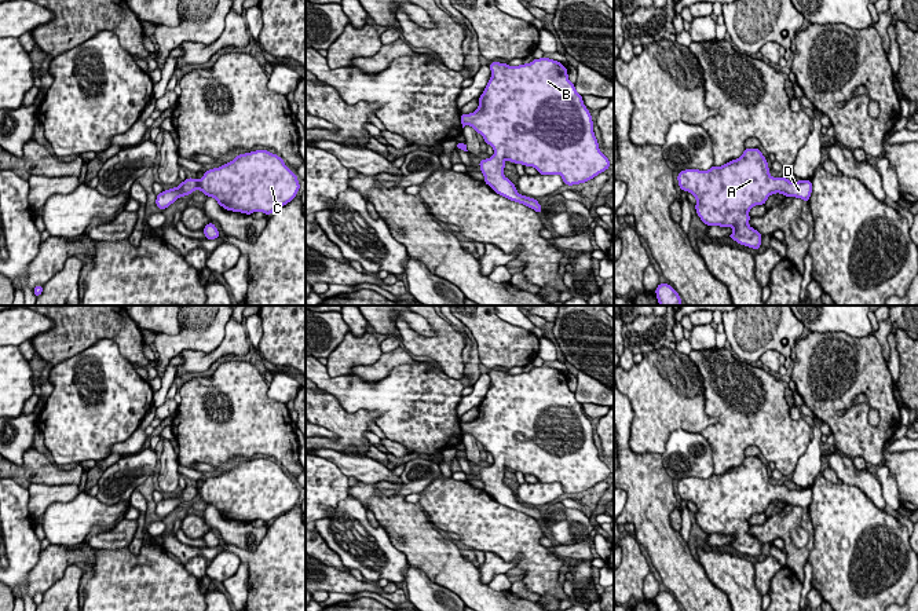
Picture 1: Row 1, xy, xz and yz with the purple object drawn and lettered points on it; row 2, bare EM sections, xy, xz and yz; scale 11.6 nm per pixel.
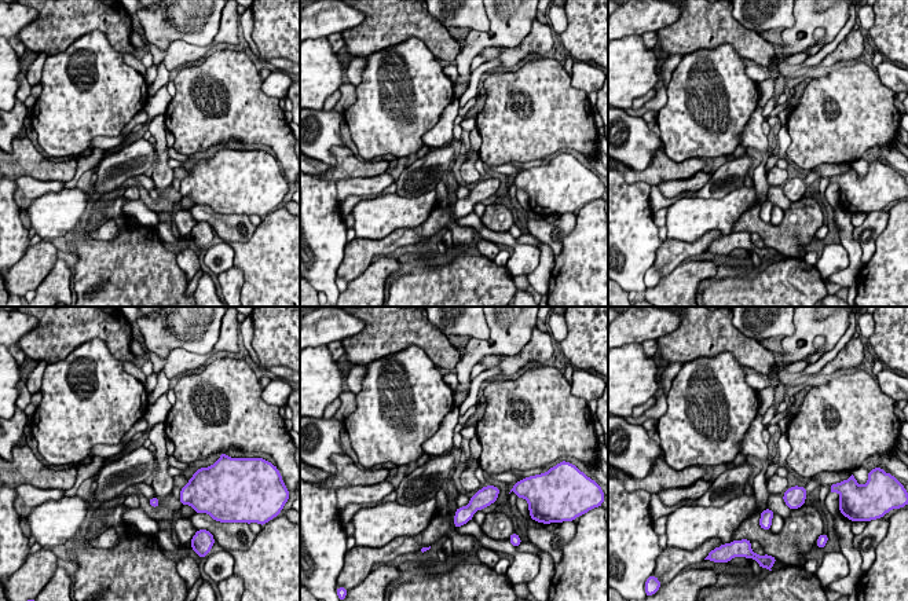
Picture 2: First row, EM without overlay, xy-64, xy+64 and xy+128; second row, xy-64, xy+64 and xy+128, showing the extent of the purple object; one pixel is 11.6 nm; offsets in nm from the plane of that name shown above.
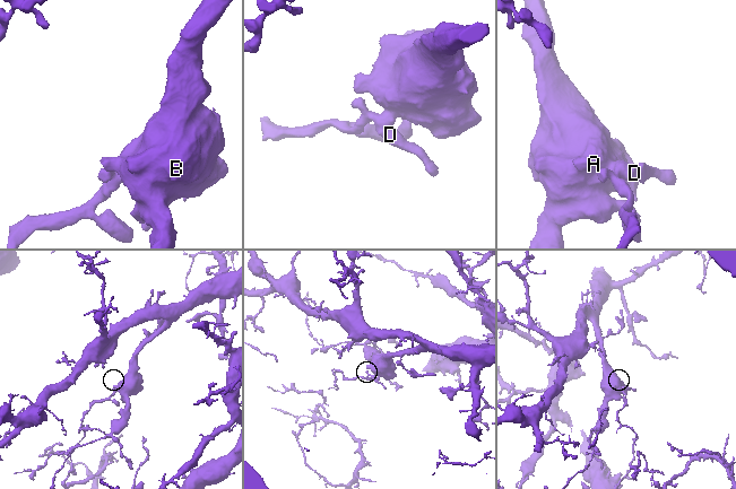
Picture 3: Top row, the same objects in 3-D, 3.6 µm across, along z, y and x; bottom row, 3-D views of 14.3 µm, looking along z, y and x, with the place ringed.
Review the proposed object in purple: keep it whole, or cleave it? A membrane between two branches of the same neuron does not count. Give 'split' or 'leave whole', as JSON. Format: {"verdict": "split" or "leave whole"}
{"verdict": "leave whole"}

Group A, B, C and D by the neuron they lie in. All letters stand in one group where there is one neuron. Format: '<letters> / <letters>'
A B C D

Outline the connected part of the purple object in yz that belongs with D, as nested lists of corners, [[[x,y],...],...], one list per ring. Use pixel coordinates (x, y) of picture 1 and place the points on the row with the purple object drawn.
[[[745,149],[739,158],[707,171],[684,169],[677,182],[681,191],[696,198],[695,211],[706,226],[731,227],[734,233],[729,237],[735,242],[756,250],[762,246],[762,235],[749,226],[749,211],[764,205],[775,193],[805,202],[812,194],[811,180],[772,178],[761,149]]]

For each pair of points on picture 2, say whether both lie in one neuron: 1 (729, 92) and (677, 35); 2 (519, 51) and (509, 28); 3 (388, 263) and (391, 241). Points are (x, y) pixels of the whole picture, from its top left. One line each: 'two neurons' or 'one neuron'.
1: two neurons
2: two neurons
3: two neurons

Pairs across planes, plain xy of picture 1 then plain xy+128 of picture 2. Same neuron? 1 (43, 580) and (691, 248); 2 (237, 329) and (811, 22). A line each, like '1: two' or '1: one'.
1: one
2: two

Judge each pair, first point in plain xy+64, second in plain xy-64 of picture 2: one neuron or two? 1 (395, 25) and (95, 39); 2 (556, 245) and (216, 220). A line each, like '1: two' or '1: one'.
1: two
2: one

